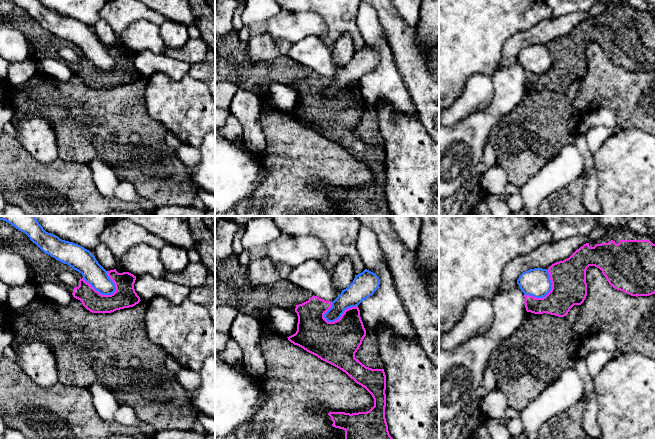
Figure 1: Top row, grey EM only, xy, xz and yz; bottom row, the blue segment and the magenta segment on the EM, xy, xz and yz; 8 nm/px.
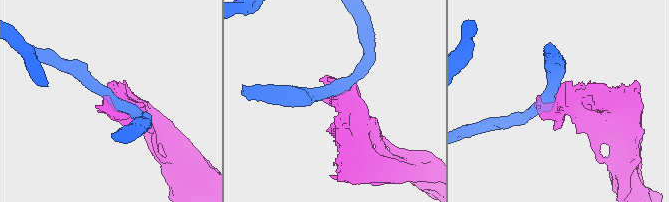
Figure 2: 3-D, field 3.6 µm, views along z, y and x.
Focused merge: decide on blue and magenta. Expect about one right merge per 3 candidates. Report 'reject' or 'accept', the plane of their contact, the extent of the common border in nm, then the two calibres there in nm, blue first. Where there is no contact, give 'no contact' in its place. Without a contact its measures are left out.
reject | xy | 300 nm | 180/180 nm

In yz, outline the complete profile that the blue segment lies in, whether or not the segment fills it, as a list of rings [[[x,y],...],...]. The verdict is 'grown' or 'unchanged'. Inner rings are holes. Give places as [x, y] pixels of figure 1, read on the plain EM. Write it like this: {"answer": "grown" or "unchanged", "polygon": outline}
{"answer": "unchanged", "polygon": [[[534,44],[523,48],[519,52],[517,60],[524,71],[535,74],[545,73],[552,65],[548,46],[542,44]]]}

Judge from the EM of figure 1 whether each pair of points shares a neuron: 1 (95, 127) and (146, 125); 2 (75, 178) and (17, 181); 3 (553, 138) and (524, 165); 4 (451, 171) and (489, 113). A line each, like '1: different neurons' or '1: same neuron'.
1: same neuron
2: same neuron
3: same neuron
4: same neuron

